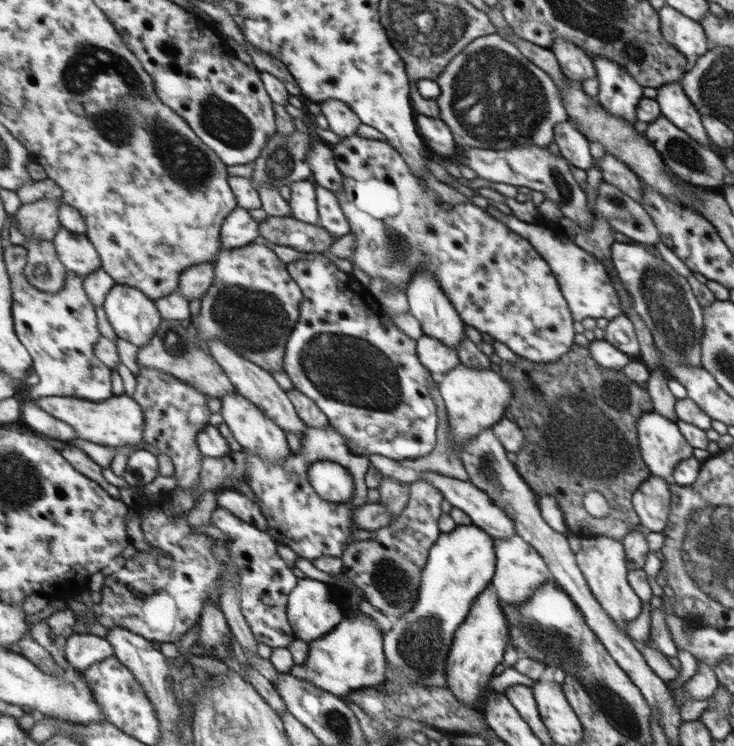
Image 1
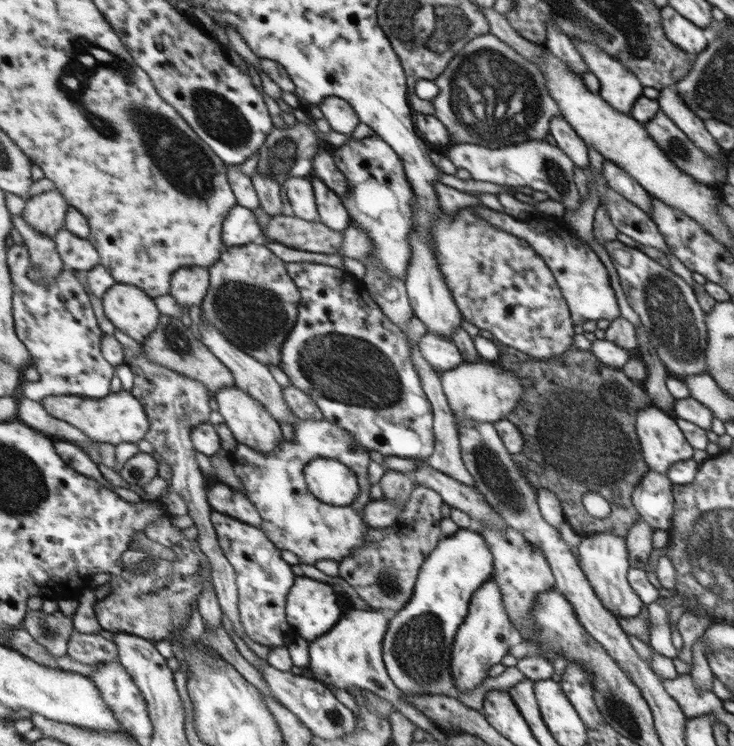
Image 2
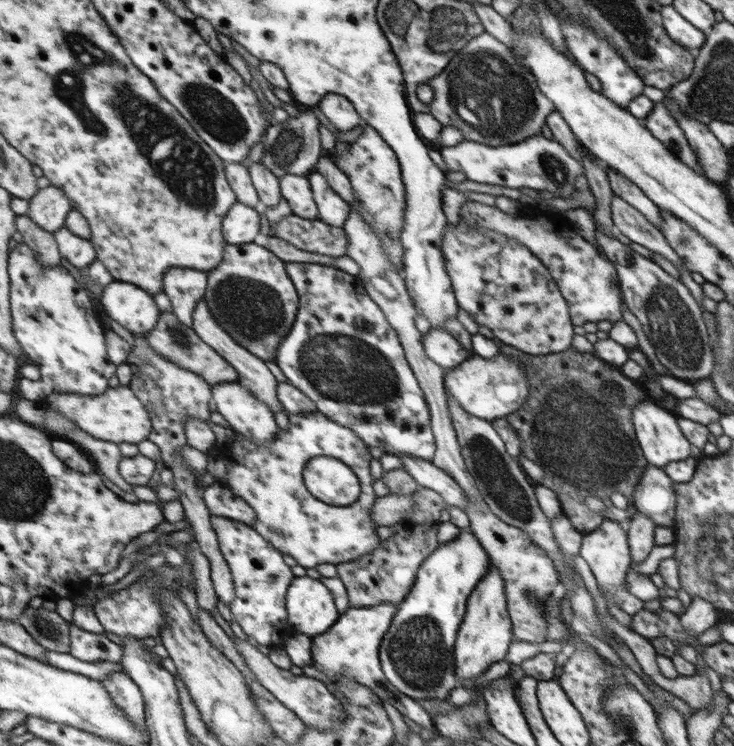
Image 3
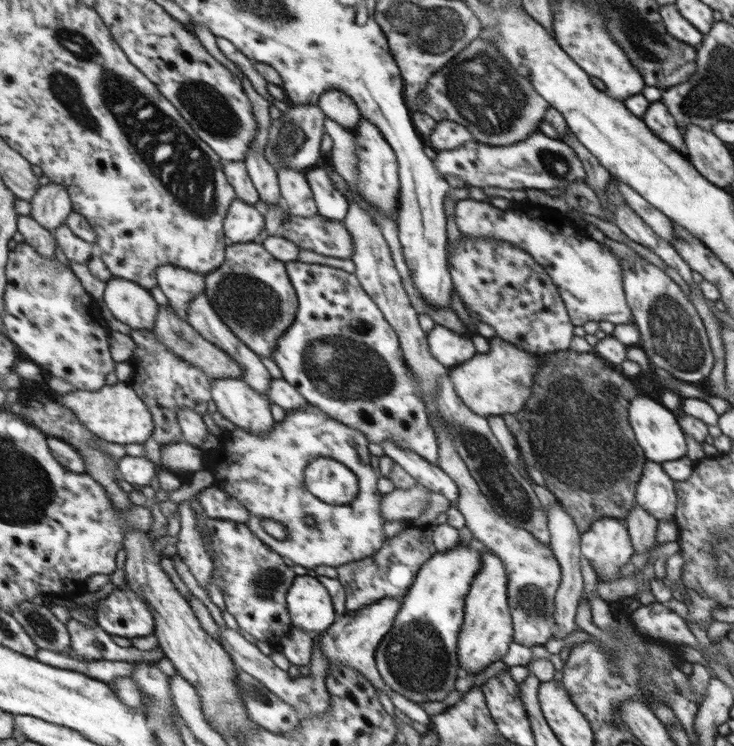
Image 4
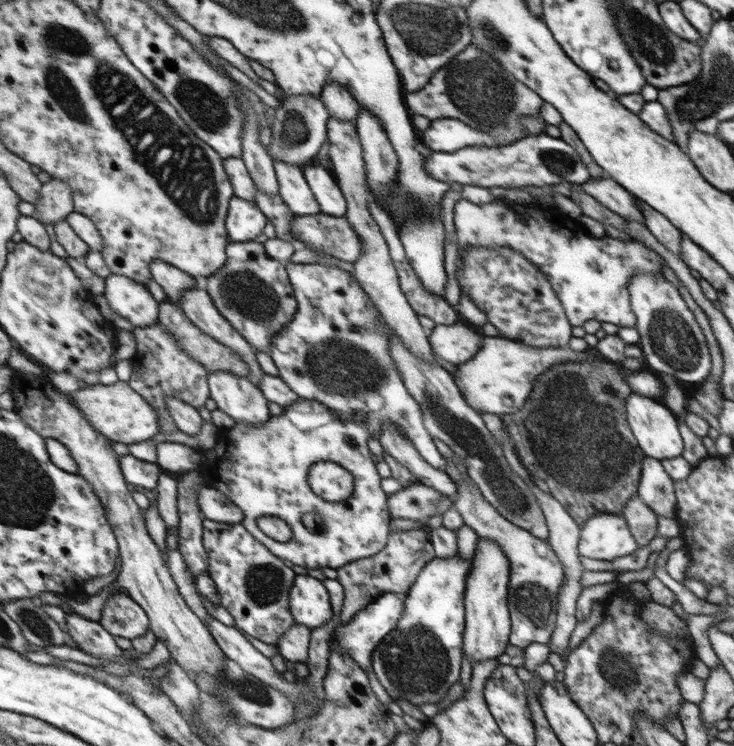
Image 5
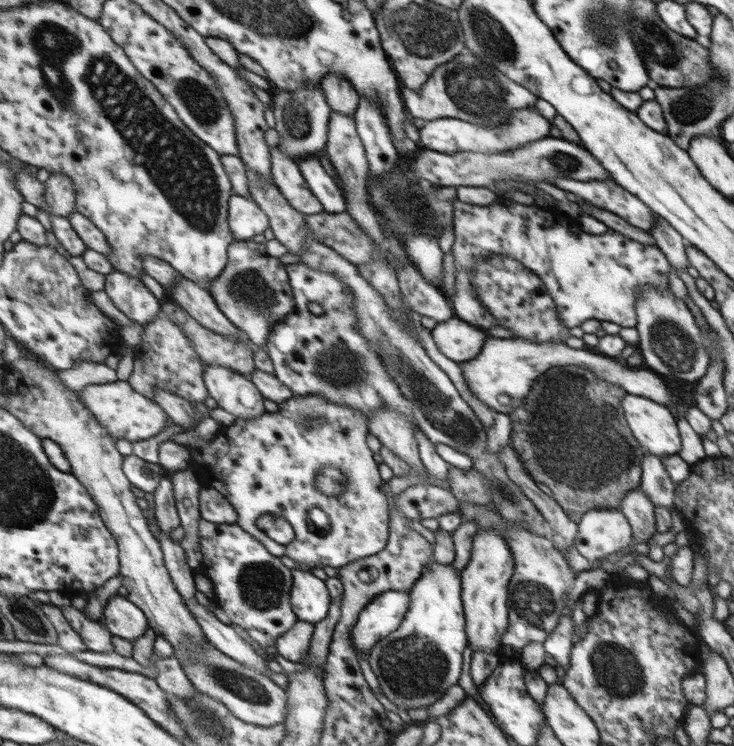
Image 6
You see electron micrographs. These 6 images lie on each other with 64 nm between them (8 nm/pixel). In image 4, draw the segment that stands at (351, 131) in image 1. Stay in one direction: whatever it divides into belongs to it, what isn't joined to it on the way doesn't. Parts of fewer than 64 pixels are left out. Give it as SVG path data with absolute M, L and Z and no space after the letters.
M340 90L325 91L320 95L317 104L325 116L339 126L354 129L360 121L360 110L357 109L356 102Z

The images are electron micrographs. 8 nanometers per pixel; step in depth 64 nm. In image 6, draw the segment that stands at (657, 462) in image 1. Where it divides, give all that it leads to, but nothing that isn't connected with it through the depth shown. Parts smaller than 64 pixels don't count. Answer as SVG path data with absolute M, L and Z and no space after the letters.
M626 394L621 399L621 408L643 452L661 458L679 451L675 418L665 405L651 402L648 397Z

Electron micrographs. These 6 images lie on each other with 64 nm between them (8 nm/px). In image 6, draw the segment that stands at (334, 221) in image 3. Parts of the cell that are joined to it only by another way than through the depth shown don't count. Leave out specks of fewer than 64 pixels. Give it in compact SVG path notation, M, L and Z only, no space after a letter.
M310 156L307 160L297 160L296 162L308 189L321 203L323 212L339 213L346 210L346 203L340 188L321 167L318 157Z

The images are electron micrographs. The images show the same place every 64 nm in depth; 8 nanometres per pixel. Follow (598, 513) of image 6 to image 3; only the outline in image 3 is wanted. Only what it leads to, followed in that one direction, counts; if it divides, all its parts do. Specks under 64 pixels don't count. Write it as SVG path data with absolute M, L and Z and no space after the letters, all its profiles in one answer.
M602 519L601 527L587 534L582 534L578 554L587 563L593 578L597 582L597 589L599 589L605 602L615 604L619 610L623 610L629 616L635 615L636 612L643 609L642 601L631 596L625 590L626 572L633 567L631 565L631 548L629 548L627 541L627 530L623 530L615 521Z

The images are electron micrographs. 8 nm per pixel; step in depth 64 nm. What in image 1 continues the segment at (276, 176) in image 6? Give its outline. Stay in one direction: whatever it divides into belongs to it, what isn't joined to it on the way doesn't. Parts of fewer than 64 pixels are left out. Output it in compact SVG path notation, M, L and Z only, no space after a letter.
M298 180L289 185L290 216L309 224L316 224L318 212L316 211L315 183L307 180Z

